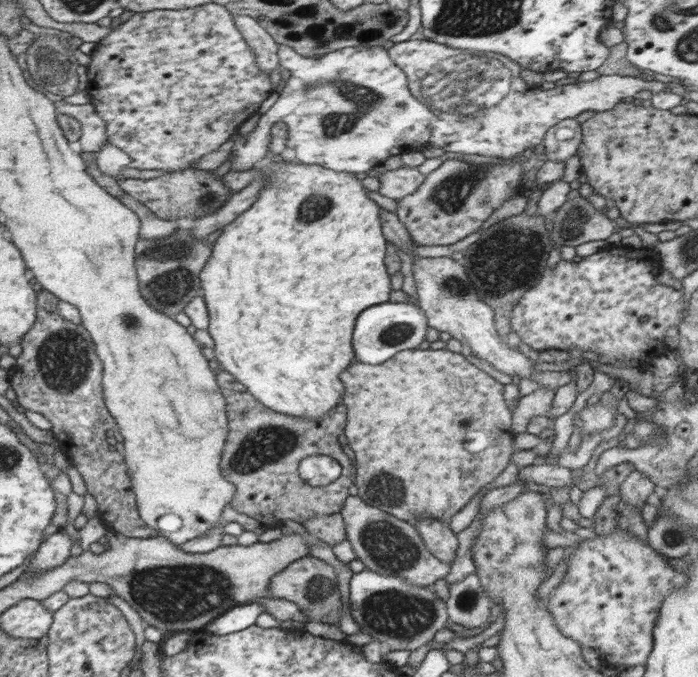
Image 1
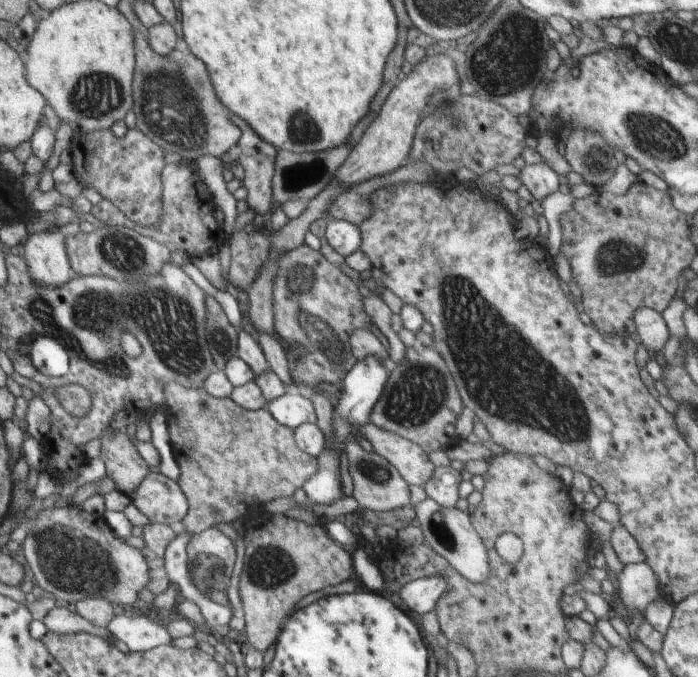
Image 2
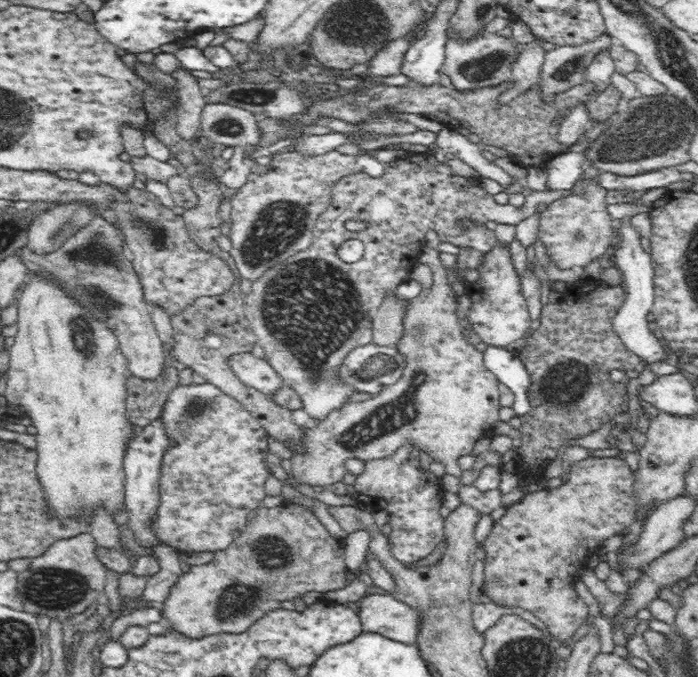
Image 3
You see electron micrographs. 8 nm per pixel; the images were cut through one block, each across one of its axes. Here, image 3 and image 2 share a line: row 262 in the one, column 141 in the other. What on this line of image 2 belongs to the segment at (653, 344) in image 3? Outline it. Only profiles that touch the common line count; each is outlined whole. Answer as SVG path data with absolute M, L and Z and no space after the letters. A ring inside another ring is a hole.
M130 612L115 616L105 628L130 651L149 651L160 645L170 645L173 639L165 625L146 616L133 616Z

